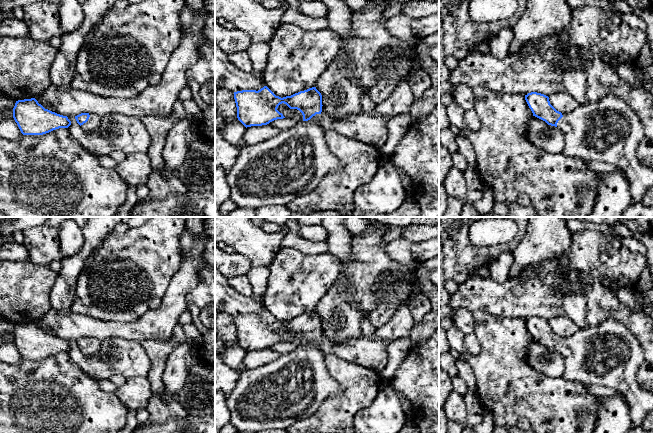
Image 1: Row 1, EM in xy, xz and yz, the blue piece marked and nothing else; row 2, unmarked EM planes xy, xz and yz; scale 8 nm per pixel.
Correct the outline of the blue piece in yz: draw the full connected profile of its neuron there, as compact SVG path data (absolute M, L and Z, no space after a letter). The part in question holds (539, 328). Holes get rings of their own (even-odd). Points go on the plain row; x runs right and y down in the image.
M528 317L525 324L533 340L562 355L565 360L563 376L566 380L605 386L622 393L630 407L632 428L639 427L653 410L653 393L641 388L636 379L637 371L645 358L643 349L624 324L609 318L596 327L578 329L570 337L557 335L550 328L549 321L541 317Z

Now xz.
M264 310L260 314L242 314L234 316L234 323L237 331L237 342L238 344L247 352L251 350L262 350L267 349L270 346L277 344L277 343L283 343L285 342L282 337L280 337L277 332L280 328L284 327L286 328L290 333L297 333L299 334L303 339L303 345L298 347L296 350L291 351L289 353L281 354L277 359L265 364L264 366L257 367L254 369L246 369L237 380L237 383L235 384L232 392L226 396L226 403L228 410L230 412L230 420L229 423L233 425L237 432L239 431L251 431L254 433L257 433L259 431L263 431L265 429L286 429L287 427L291 426L293 423L306 419L313 414L315 414L323 402L325 402L328 398L330 398L332 395L338 393L341 390L341 386L335 381L334 378L332 378L326 368L325 365L325 354L319 349L319 344L321 342L321 336L322 336L322 319L321 317L316 313L316 311L309 312L304 315L300 315L298 317L295 317L291 320L286 321L279 321L276 320L267 310Z

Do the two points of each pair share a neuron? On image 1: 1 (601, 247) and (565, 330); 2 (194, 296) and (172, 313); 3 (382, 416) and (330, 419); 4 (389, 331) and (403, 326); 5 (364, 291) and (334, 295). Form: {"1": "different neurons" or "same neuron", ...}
{"1": "different neurons", "2": "different neurons", "3": "different neurons", "4": "same neuron", "5": "different neurons"}

